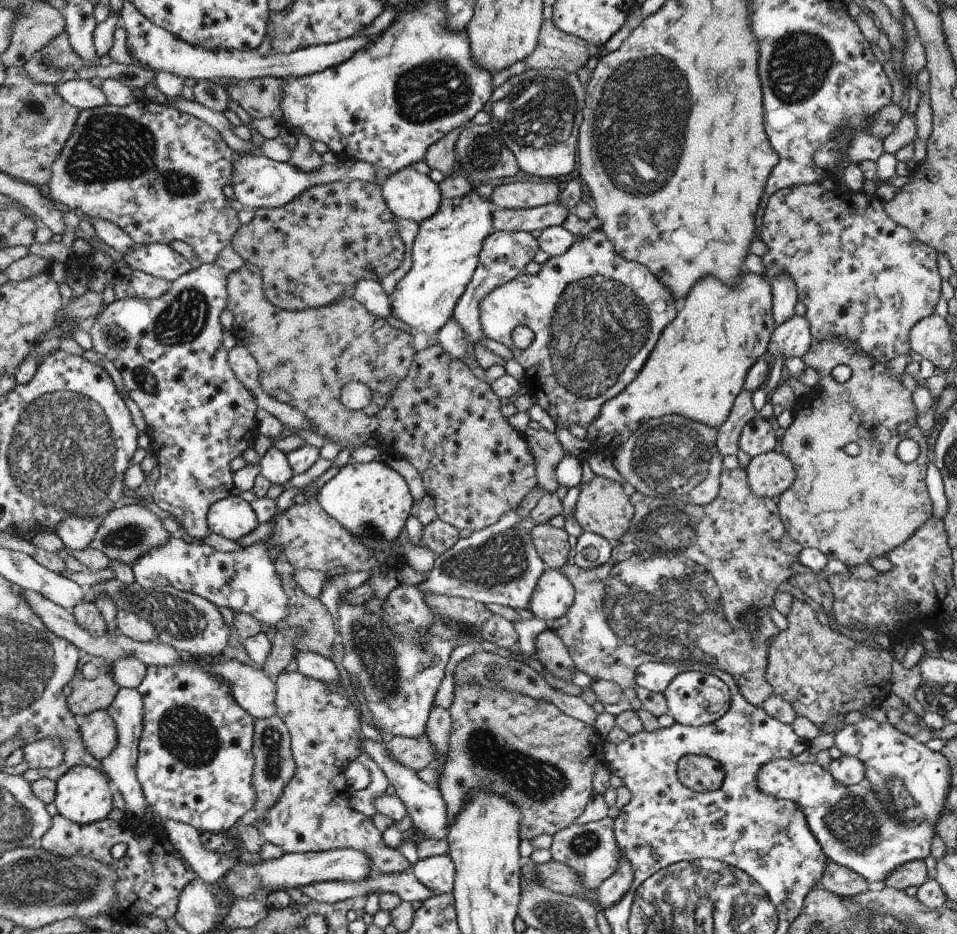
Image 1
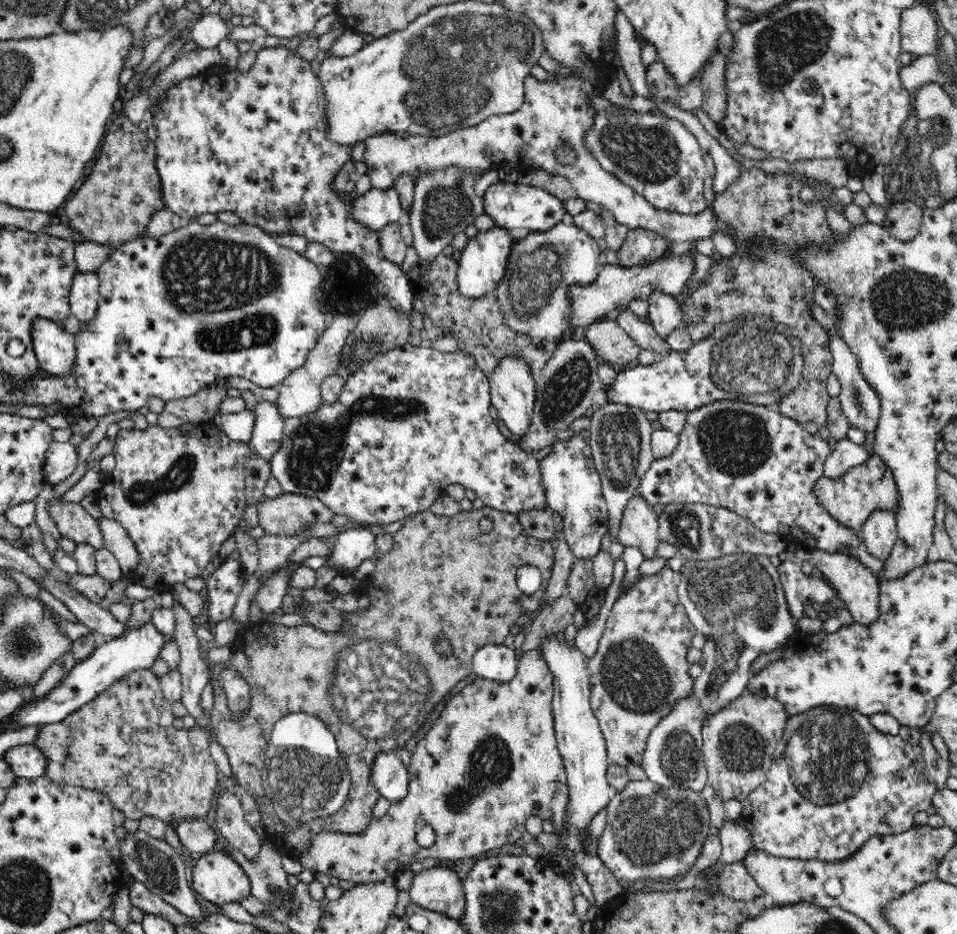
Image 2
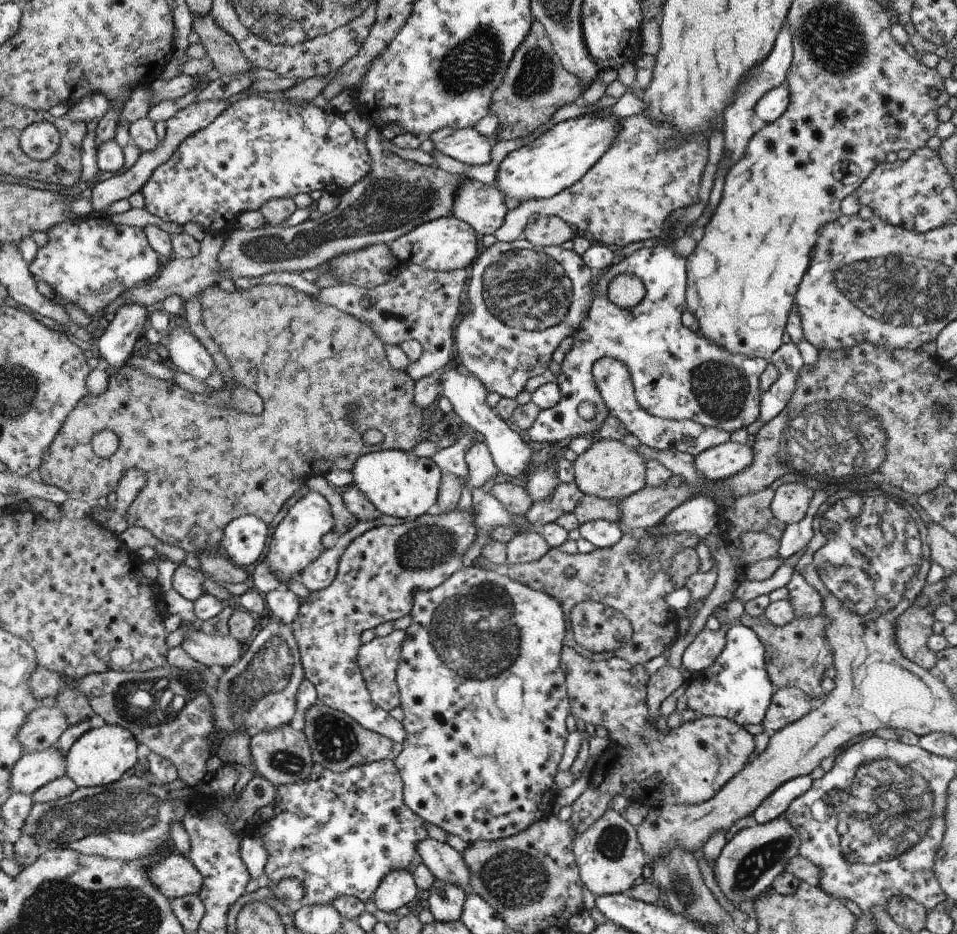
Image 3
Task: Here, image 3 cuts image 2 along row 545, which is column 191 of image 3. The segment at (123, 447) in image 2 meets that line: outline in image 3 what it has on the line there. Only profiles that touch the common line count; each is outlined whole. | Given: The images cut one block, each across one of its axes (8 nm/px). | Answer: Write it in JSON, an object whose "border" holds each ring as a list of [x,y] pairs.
{"border":[[[247,97],[240,99],[231,104],[221,115],[218,115],[209,127],[203,128],[196,132],[178,147],[178,150],[172,155],[168,162],[162,163],[156,170],[152,178],[142,187],[141,193],[144,197],[144,208],[151,214],[158,216],[164,222],[174,222],[174,224],[184,225],[186,222],[196,222],[200,224],[207,233],[215,233],[218,235],[230,235],[232,231],[239,228],[238,217],[242,212],[248,210],[258,210],[262,204],[266,204],[269,200],[278,198],[294,198],[298,193],[310,194],[314,190],[320,192],[328,192],[329,194],[340,194],[340,190],[349,190],[354,184],[364,179],[366,175],[373,170],[373,158],[366,150],[364,142],[356,140],[350,126],[344,122],[342,116],[332,114],[329,108],[316,107],[314,104],[296,106],[295,104],[270,100],[264,97]]]}

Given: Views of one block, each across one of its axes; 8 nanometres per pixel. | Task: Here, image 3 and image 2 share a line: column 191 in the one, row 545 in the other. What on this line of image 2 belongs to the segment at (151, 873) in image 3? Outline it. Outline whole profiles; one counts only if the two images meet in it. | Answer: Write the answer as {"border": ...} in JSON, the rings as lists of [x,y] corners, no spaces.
{"border":[[[875,511],[859,532],[862,548],[878,560],[890,556],[897,541],[897,520],[890,511]]]}

